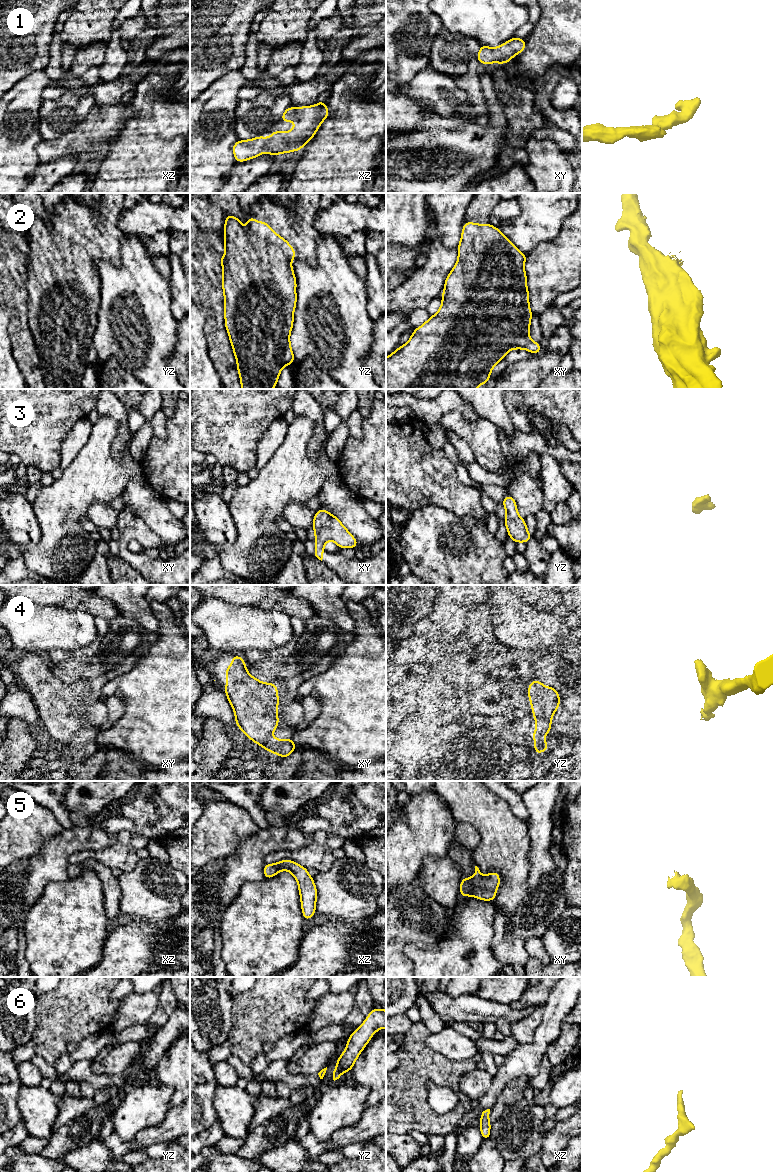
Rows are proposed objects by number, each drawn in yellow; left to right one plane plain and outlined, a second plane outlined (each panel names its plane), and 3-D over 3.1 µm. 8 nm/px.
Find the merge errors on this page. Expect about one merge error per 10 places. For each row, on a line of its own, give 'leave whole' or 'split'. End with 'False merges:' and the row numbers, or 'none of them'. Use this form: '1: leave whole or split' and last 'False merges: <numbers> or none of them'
1: leave whole
2: leave whole
3: leave whole
4: leave whole
5: leave whole
6: leave whole
False merges: none of them

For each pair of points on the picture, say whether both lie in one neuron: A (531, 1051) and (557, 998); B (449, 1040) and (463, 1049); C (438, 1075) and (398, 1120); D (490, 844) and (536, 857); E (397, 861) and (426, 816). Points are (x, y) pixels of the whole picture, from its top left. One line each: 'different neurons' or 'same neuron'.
A: same neuron
B: same neuron
C: same neuron
D: different neurons
E: same neuron

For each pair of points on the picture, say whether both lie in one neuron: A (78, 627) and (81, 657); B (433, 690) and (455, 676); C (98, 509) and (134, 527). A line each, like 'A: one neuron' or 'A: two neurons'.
A: two neurons
B: two neurons
C: two neurons

